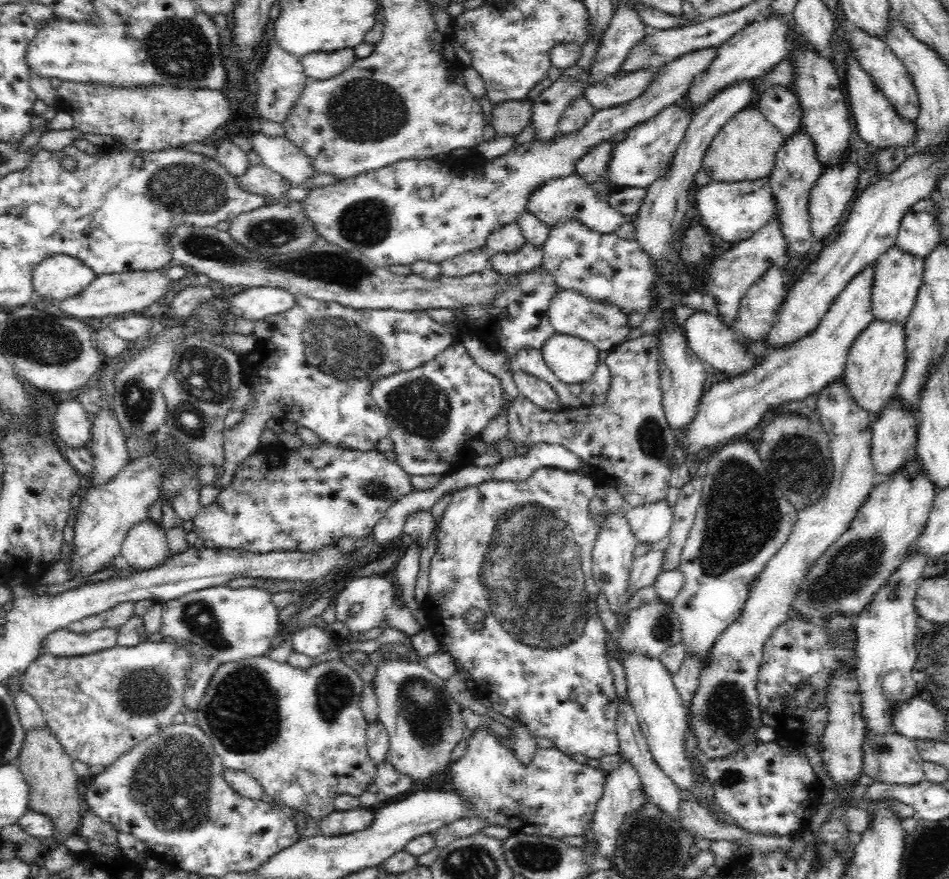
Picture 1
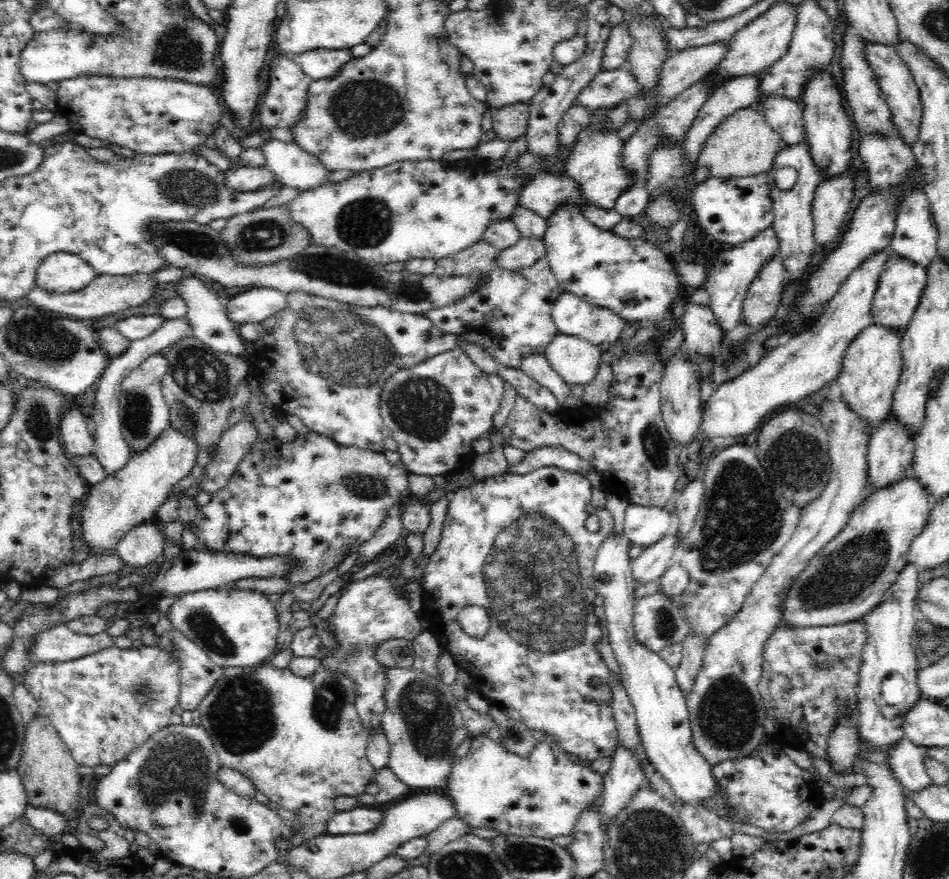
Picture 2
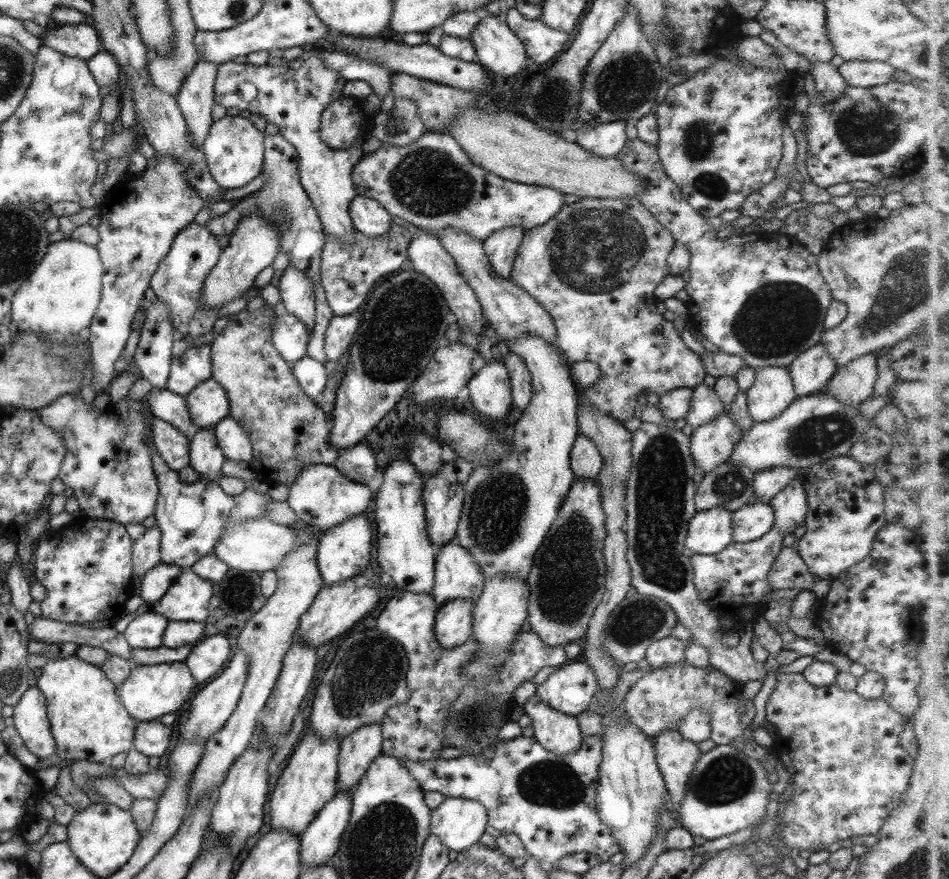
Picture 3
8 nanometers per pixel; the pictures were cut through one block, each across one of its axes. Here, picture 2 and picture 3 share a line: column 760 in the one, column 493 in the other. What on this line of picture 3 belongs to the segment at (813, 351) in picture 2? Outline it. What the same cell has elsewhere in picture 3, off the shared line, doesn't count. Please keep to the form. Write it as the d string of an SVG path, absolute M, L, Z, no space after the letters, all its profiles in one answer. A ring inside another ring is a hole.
M491 359L467 382L468 400L481 416L503 421L511 410L508 370L499 359Z

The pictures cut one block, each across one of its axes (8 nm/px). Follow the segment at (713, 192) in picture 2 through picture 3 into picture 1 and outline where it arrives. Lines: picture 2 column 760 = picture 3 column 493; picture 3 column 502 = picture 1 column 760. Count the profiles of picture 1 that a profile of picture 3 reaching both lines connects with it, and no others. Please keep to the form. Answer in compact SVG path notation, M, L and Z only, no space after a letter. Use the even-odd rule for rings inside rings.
M768 178L733 183L714 181L698 189L695 204L700 212L701 224L726 242L746 239L753 235L772 219L772 214L776 211L775 198Z

